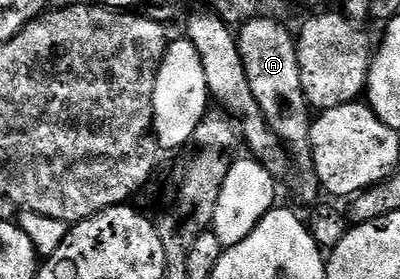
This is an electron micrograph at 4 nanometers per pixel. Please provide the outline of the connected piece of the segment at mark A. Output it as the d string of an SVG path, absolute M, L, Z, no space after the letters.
M255 17L237 29L239 54L249 79L251 94L257 99L267 126L288 150L306 150L311 144L313 110L302 87L299 47L293 33L273 17Z

